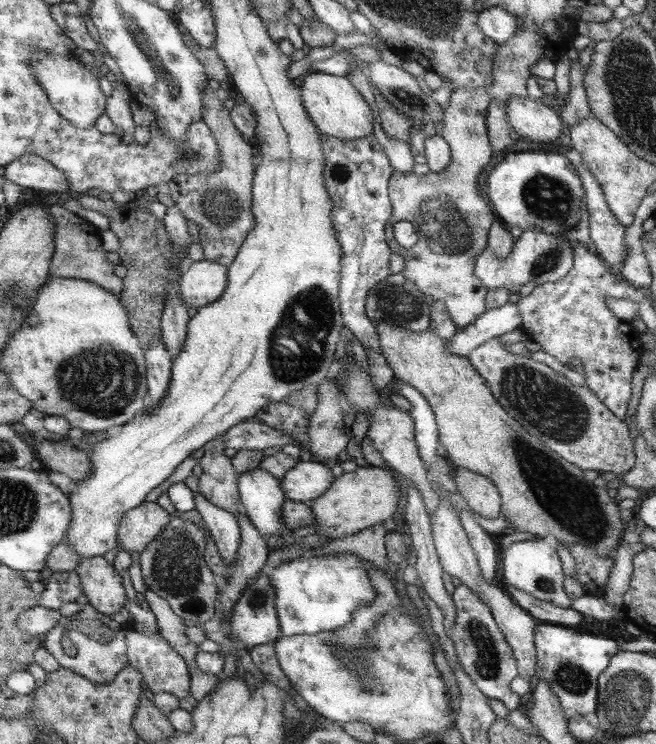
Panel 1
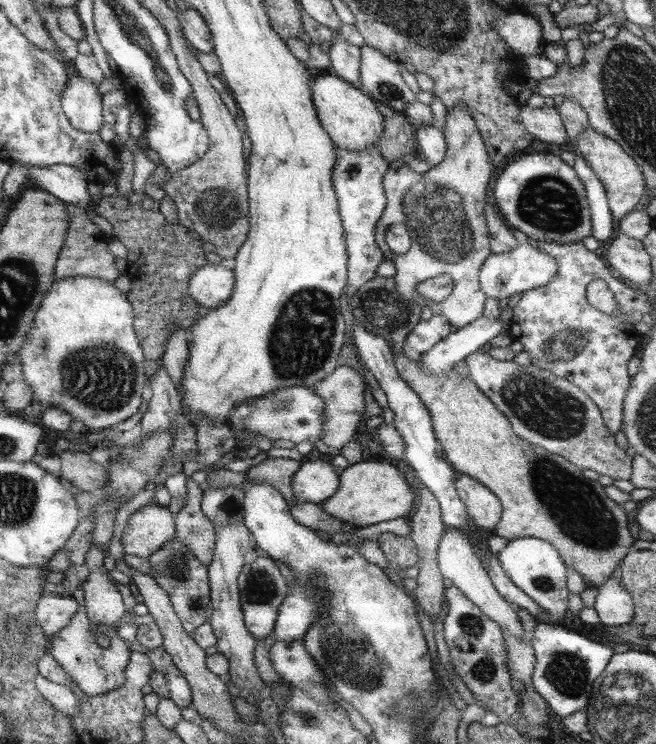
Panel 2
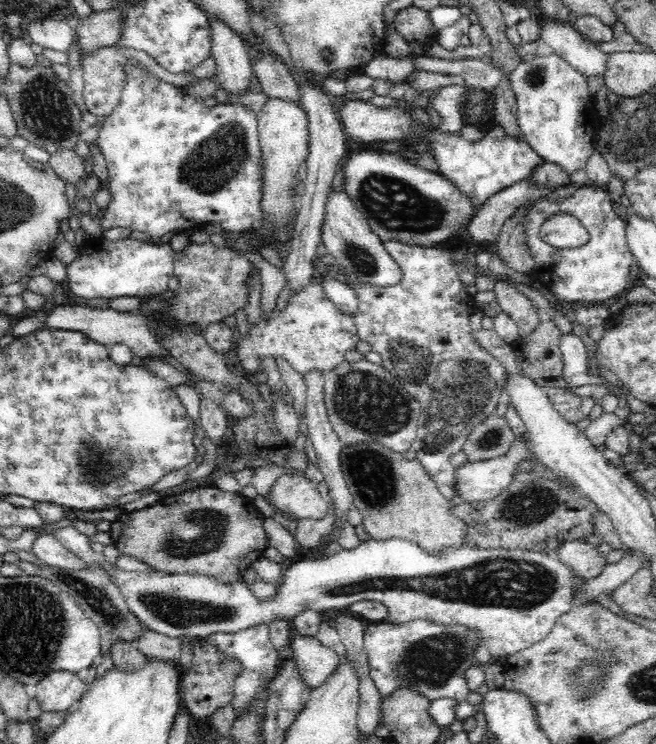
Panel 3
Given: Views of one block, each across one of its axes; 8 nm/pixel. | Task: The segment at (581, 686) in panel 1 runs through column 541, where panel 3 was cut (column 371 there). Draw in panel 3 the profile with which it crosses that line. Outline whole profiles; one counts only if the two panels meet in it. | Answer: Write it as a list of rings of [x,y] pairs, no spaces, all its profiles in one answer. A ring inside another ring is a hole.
[[[430,620],[406,622],[406,624],[368,624],[364,630],[364,646],[370,662],[370,676],[376,682],[380,696],[392,698],[398,690],[410,690],[428,702],[446,698],[454,704],[454,722],[462,722],[474,716],[474,708],[468,702],[470,690],[466,686],[464,670],[480,666],[474,658],[478,638],[466,626],[442,626]]]

